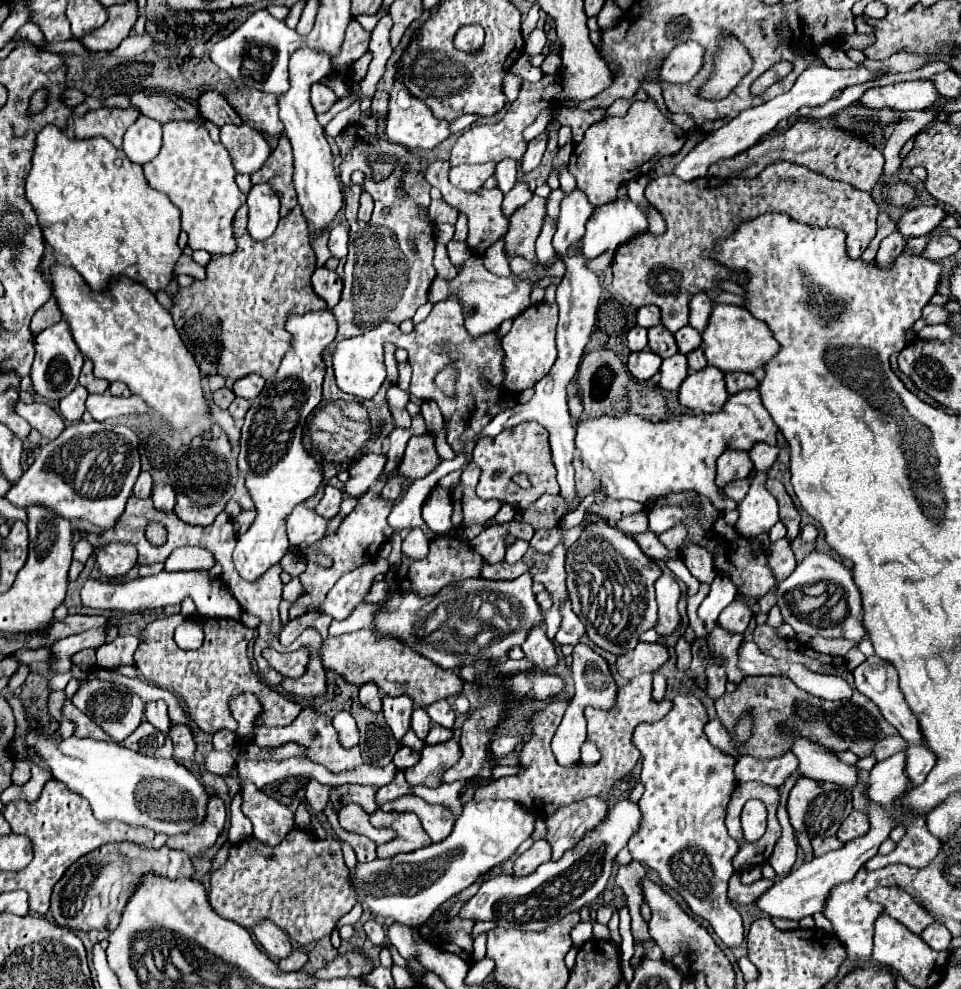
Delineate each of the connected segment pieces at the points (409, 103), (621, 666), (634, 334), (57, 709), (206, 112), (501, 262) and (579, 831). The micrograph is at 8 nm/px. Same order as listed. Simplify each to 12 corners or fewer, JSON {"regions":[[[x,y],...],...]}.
{"regions":[[[392,89],[388,139],[434,149],[448,135],[424,101]],[[638,643],[620,655],[624,679],[654,673],[668,661],[660,643]],[[646,329],[628,331],[628,349],[642,351],[648,345]],[[52,691],[50,715],[62,721],[66,691]],[[218,91],[202,93],[198,111],[218,127],[242,123]],[[502,239],[484,255],[484,267],[496,275],[510,275]],[[586,797],[546,817],[552,861],[562,859],[610,811]]]}

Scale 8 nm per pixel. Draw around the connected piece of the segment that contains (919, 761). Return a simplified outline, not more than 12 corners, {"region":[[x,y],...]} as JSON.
{"region":[[910,745],[906,773],[922,785],[936,765],[926,745]]}

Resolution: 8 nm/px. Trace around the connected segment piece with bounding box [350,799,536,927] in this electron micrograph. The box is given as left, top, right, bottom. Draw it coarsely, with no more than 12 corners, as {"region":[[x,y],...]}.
{"region":[[516,801],[464,803],[444,841],[358,863],[374,915],[420,927],[534,833]]}

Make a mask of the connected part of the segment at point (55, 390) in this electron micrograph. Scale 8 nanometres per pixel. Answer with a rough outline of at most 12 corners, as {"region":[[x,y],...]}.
{"region":[[68,323],[36,337],[32,391],[60,401],[78,385],[84,357]]}

